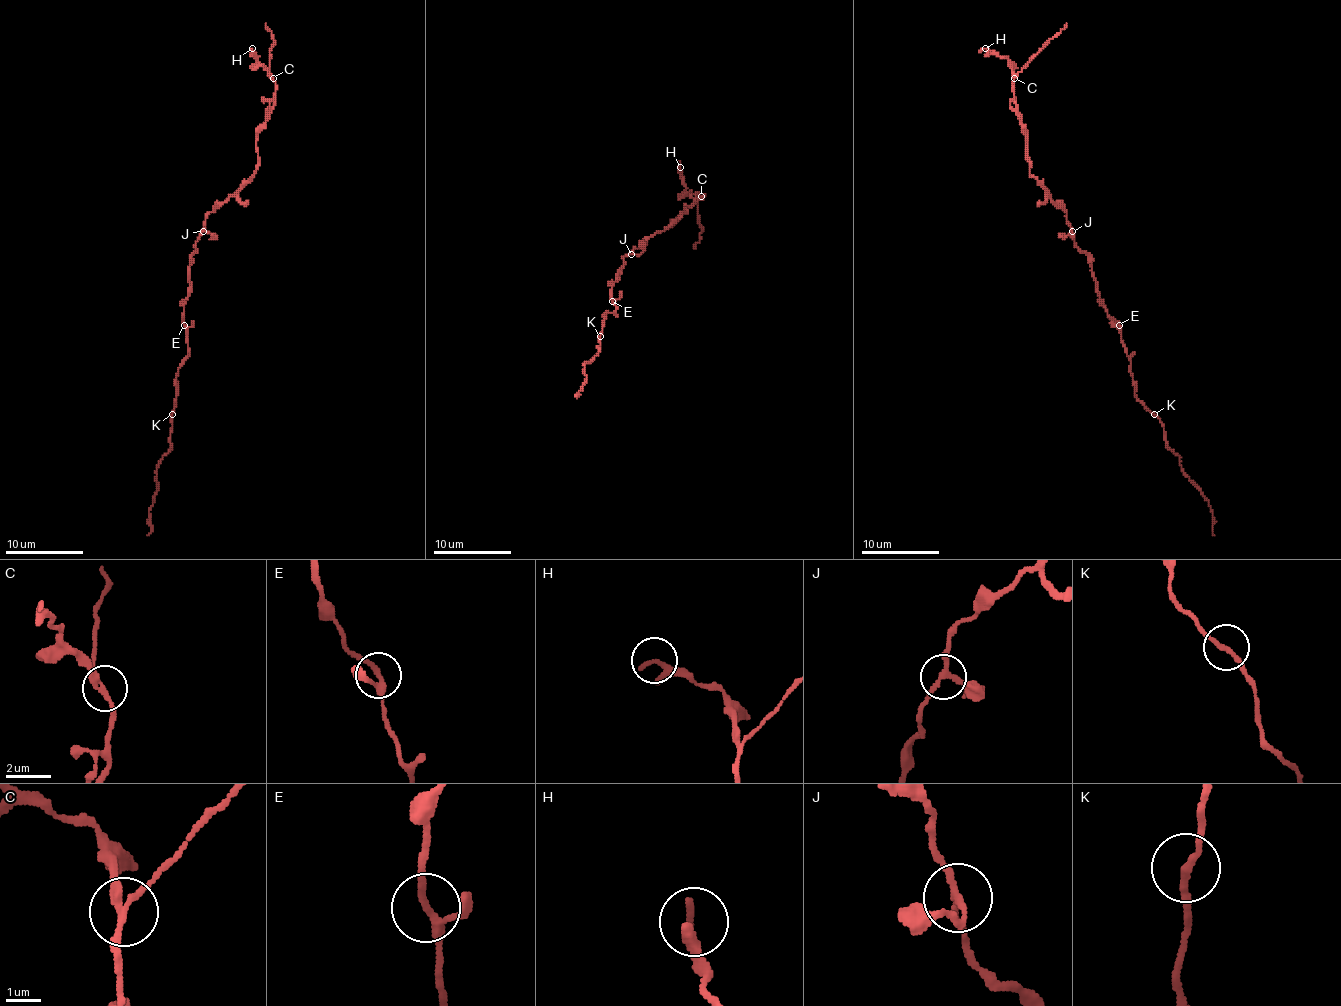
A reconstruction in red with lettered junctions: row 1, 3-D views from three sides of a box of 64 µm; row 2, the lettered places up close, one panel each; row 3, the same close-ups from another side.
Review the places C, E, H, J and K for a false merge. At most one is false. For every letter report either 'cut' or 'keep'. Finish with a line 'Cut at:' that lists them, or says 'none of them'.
C: cut
E: keep
H: keep
J: keep
K: keep
Cut at: C

